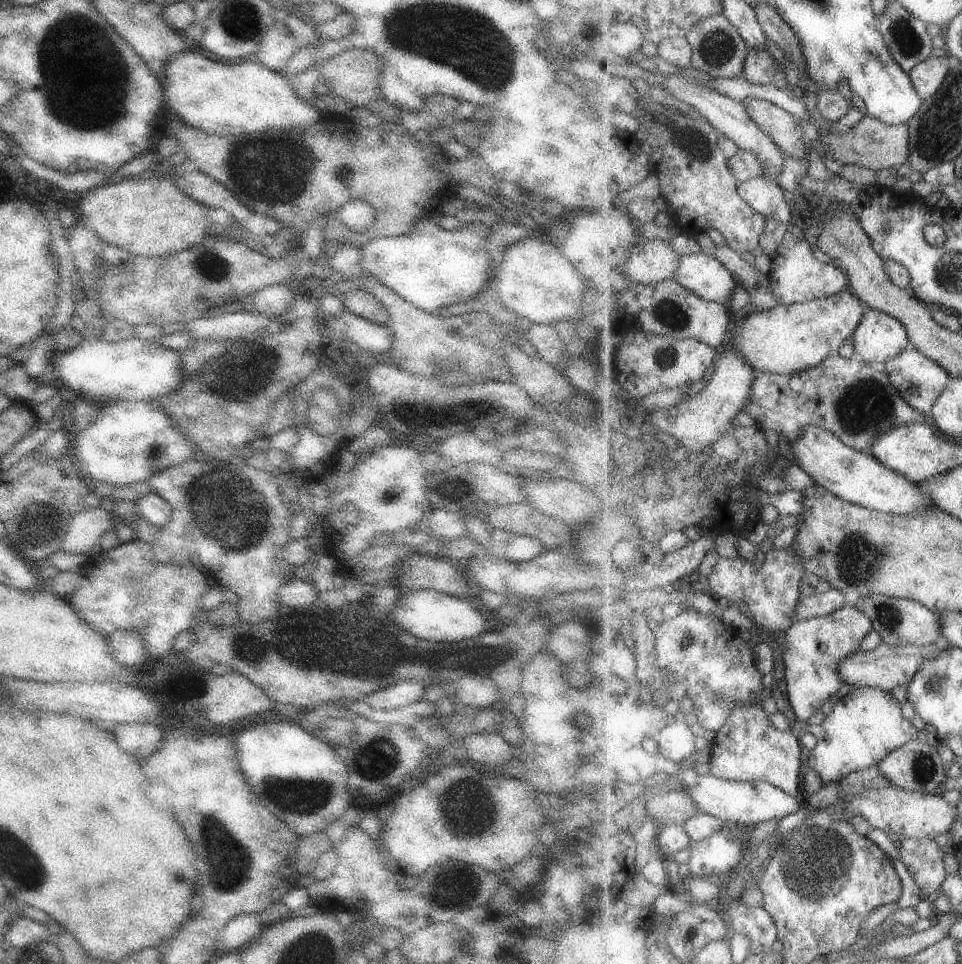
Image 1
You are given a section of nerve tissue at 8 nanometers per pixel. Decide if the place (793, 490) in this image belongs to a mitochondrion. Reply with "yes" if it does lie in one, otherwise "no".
no

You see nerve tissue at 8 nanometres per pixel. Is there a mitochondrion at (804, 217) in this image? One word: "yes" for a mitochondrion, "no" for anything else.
no

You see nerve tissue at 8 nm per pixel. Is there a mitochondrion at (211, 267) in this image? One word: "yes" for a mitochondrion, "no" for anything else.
yes

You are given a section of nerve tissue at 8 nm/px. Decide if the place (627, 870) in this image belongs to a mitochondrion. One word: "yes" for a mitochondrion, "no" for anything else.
no

